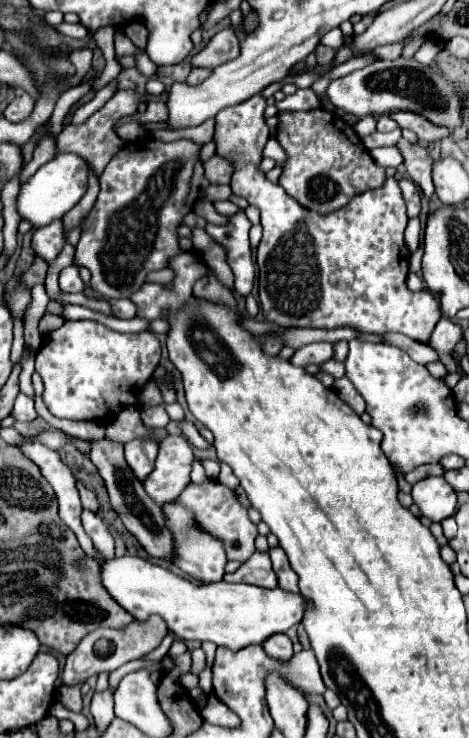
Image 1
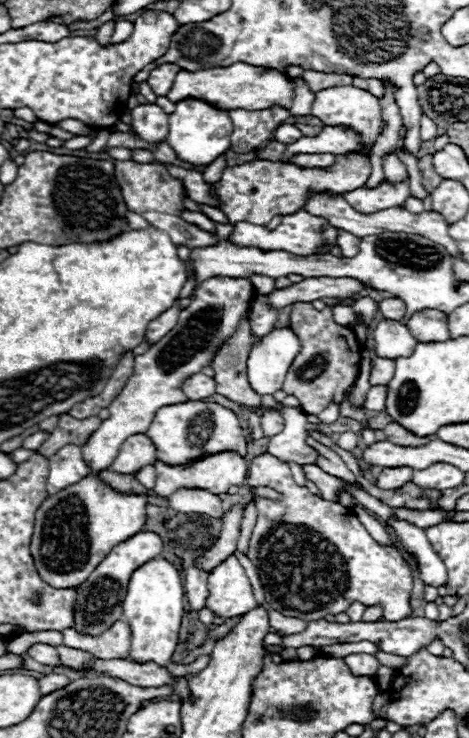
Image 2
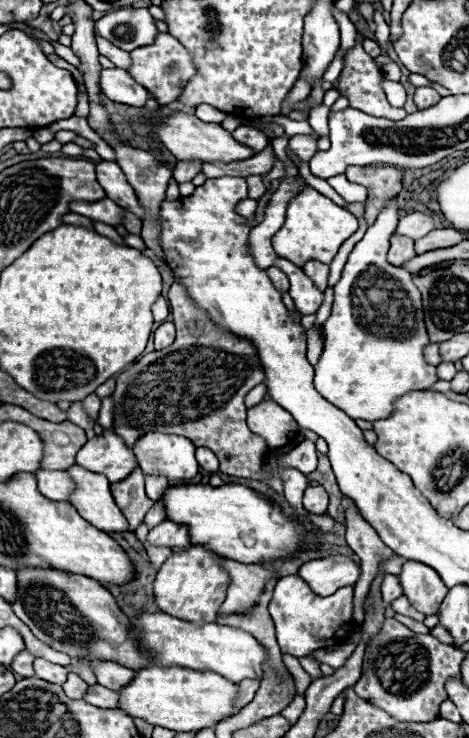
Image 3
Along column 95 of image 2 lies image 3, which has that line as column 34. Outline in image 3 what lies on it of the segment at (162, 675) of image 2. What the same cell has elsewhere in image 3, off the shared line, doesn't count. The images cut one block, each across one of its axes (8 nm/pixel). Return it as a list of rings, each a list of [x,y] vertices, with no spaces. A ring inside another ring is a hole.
[[[44,658],[34,660],[34,672],[36,672],[36,678],[52,682],[52,684],[64,684],[66,676],[68,676],[68,670],[64,666],[46,662]]]

